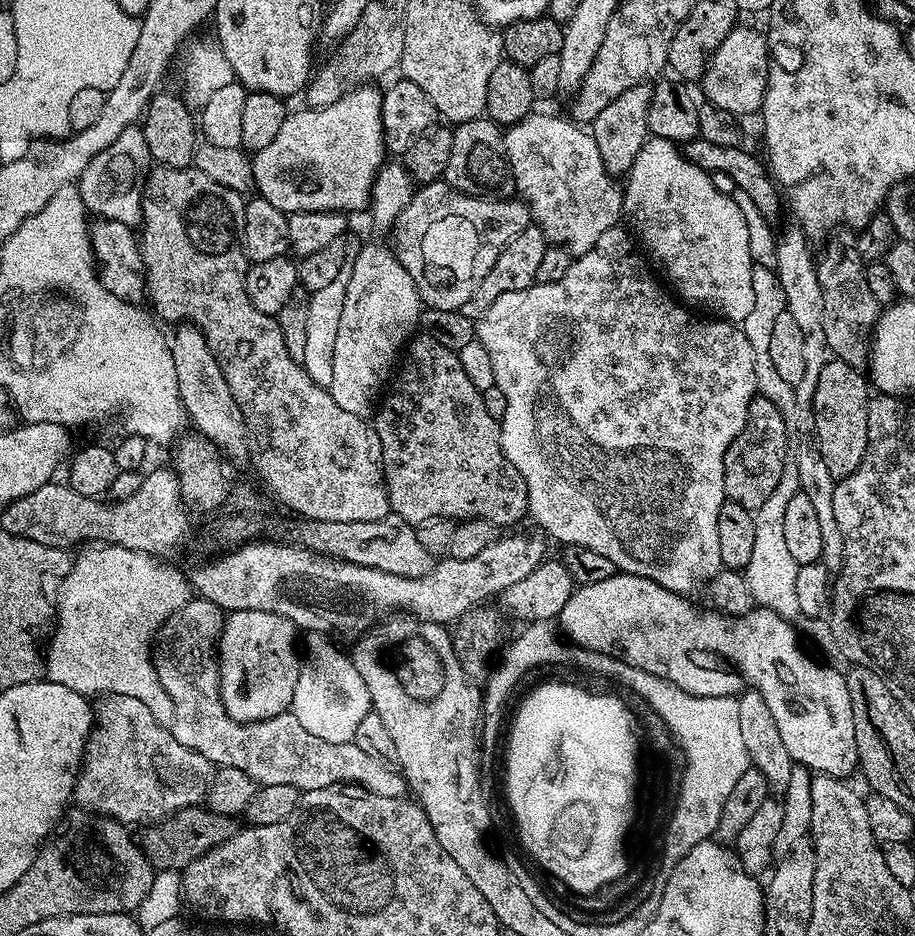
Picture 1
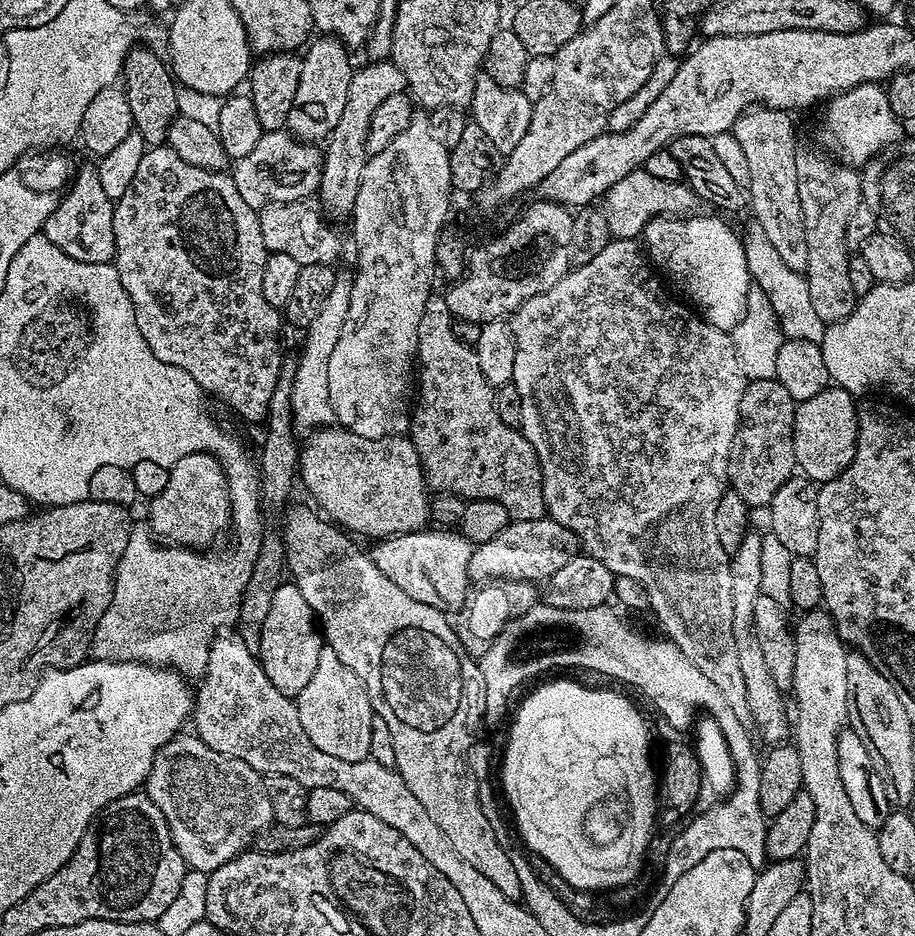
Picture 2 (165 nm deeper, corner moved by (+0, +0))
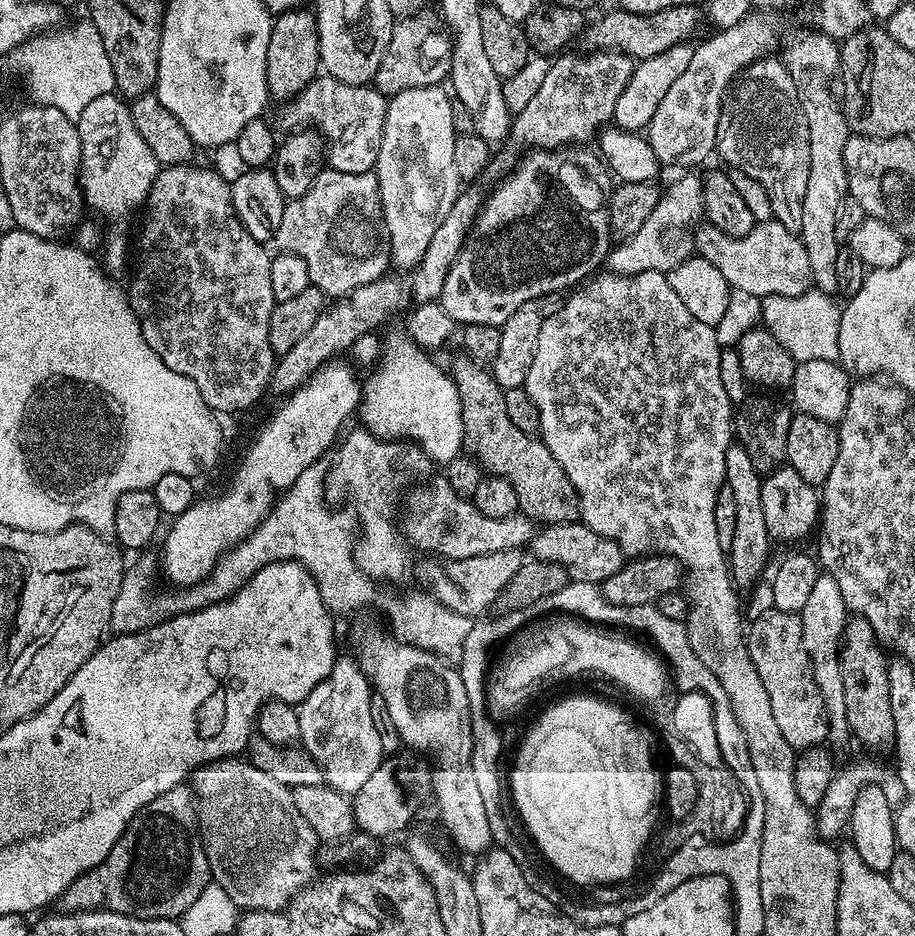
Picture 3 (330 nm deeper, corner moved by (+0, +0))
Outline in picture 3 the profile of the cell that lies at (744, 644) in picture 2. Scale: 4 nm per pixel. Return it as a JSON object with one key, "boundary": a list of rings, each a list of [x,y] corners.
{"boundary":[[[733,442],[726,450],[724,483],[734,490],[734,542],[730,542],[726,559],[732,583],[737,589],[748,590],[763,577],[760,575],[768,564],[768,551],[774,547],[774,541],[766,530],[766,517],[762,510],[762,474],[754,470],[754,462],[750,462],[750,454],[746,454],[741,444]]]}

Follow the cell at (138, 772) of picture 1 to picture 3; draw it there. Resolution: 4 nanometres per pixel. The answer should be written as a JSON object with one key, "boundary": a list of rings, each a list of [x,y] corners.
{"boundary":[[[244,758],[201,764],[194,773],[198,831],[210,862],[212,880],[234,898],[241,910],[279,912],[317,879],[318,839],[314,826],[299,813],[293,789]]]}

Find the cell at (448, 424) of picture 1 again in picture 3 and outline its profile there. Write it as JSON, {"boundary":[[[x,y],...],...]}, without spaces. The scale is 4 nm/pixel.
{"boundary":[[[471,358],[463,359],[450,368],[450,375],[460,387],[467,451],[475,456],[485,473],[506,478],[506,482],[514,486],[520,512],[537,525],[577,523],[580,520],[580,499],[566,476],[566,470],[558,466],[558,458],[550,454],[543,440],[518,430],[518,426],[510,422],[504,389],[498,386],[491,371]]]}

